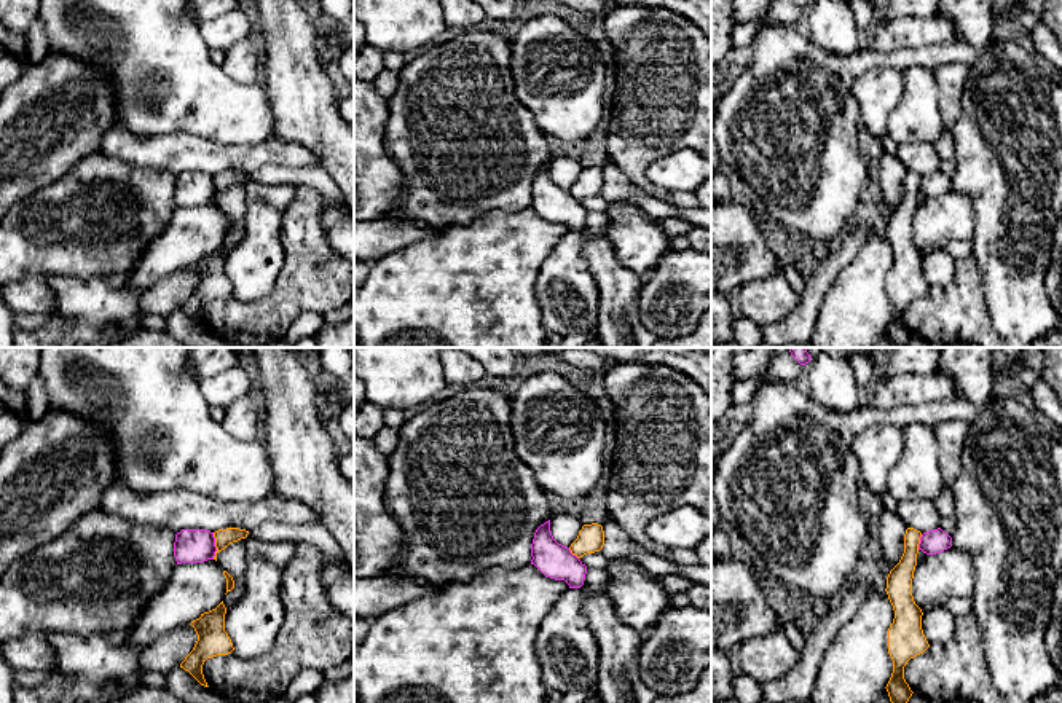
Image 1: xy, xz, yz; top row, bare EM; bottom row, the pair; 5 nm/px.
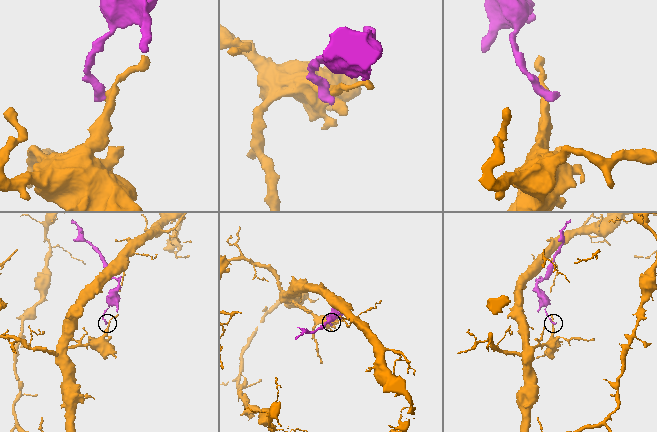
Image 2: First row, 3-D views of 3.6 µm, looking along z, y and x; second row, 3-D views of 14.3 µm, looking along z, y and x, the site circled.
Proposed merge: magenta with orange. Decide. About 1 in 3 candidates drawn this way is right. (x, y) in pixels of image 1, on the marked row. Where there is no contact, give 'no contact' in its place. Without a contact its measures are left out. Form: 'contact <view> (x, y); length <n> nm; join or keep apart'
contact xy (214, 545); length 140 nm; keep apart

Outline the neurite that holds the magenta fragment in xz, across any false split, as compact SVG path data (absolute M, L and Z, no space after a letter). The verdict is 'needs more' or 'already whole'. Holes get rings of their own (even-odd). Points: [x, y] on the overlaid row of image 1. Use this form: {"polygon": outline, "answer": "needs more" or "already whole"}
{"polygon": "M550 520L536 529L531 556L531 564L545 577L564 580L569 588L580 588L584 585L587 566L568 547L553 539Z", "answer": "already whole"}

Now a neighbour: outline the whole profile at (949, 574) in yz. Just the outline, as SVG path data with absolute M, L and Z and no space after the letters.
M954 547L917 561L912 596L925 612L950 598L971 598L976 583L973 555Z

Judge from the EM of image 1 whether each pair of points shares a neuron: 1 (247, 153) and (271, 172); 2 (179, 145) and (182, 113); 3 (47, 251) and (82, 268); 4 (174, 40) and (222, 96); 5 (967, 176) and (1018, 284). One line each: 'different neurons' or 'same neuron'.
1: different neurons
2: different neurons
3: same neuron
4: same neuron
5: same neuron

